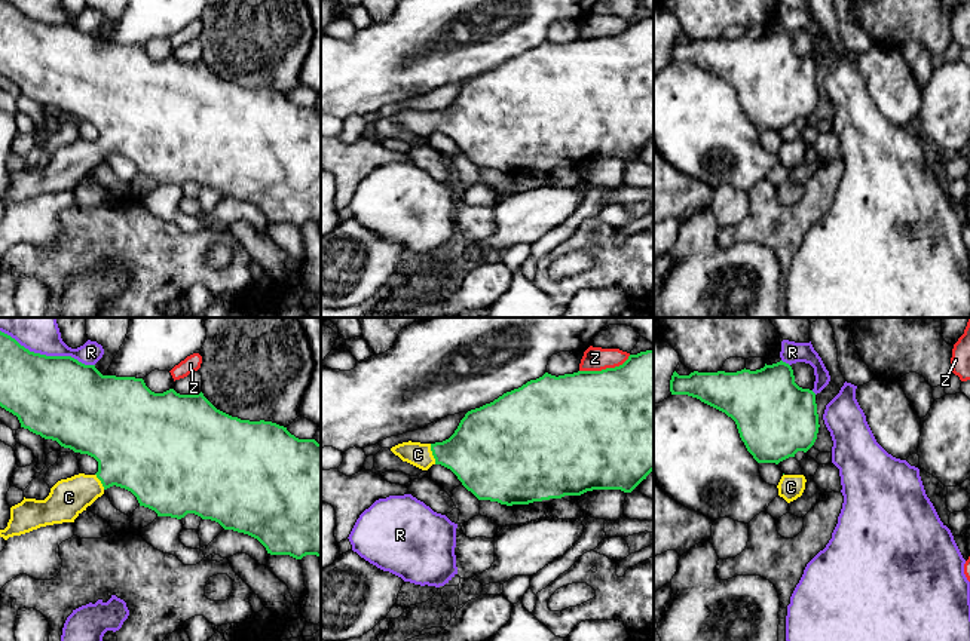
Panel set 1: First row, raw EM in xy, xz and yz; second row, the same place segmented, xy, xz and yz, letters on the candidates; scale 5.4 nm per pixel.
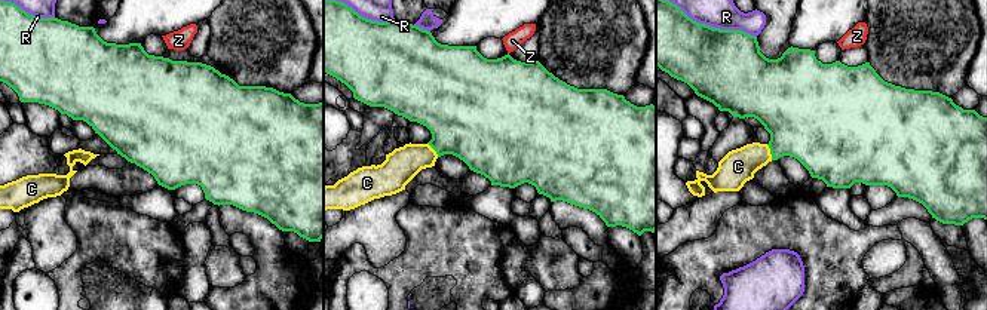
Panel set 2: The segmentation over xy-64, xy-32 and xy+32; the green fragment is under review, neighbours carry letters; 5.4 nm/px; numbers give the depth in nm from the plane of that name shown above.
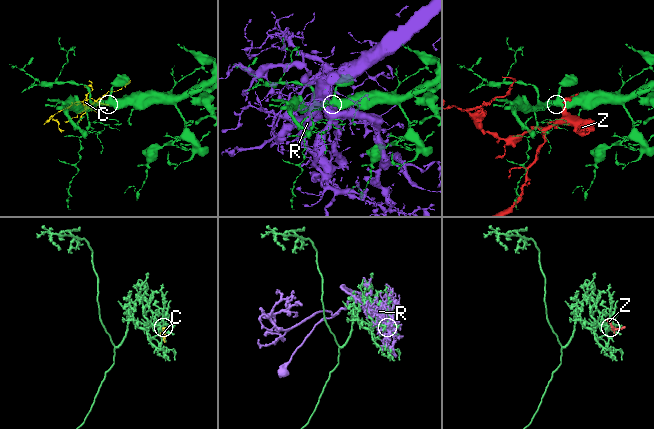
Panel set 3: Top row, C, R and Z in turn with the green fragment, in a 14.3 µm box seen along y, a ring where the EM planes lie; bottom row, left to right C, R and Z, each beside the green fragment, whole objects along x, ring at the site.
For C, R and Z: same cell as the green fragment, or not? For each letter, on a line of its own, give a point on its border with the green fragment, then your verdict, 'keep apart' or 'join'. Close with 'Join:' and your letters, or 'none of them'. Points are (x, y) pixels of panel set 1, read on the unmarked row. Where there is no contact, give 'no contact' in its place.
C: xz (433, 122) | join
R: xy (49, 24) | keep apart
Z: xz (606, 36) | keep apart
Join: C

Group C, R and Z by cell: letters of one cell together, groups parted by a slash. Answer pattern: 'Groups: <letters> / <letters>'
Groups: C / R / Z

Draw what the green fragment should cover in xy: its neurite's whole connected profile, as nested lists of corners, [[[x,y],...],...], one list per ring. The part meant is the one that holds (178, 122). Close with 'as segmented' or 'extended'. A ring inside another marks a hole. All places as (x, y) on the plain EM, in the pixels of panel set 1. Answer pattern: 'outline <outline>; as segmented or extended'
outline [[[0,0],[0,74],[18,85],[21,95],[40,102],[45,107],[56,108],[61,114],[70,116],[74,120],[88,122],[98,129],[95,142],[79,141],[67,147],[58,148],[45,168],[25,166],[10,175],[10,187],[4,197],[0,197],[0,205],[7,208],[13,203],[21,203],[40,194],[74,190],[74,187],[86,178],[104,159],[113,153],[131,159],[140,174],[149,175],[157,184],[171,184],[181,187],[187,181],[195,181],[202,187],[218,190],[224,197],[233,197],[257,206],[270,223],[290,223],[302,227],[306,223],[321,224],[321,111],[315,107],[299,107],[291,102],[287,95],[272,89],[250,89],[232,85],[217,77],[204,61],[180,62],[174,56],[163,61],[152,59],[143,46],[102,43],[95,33],[85,33],[71,24],[46,24],[30,19],[10,3]]]; extended

